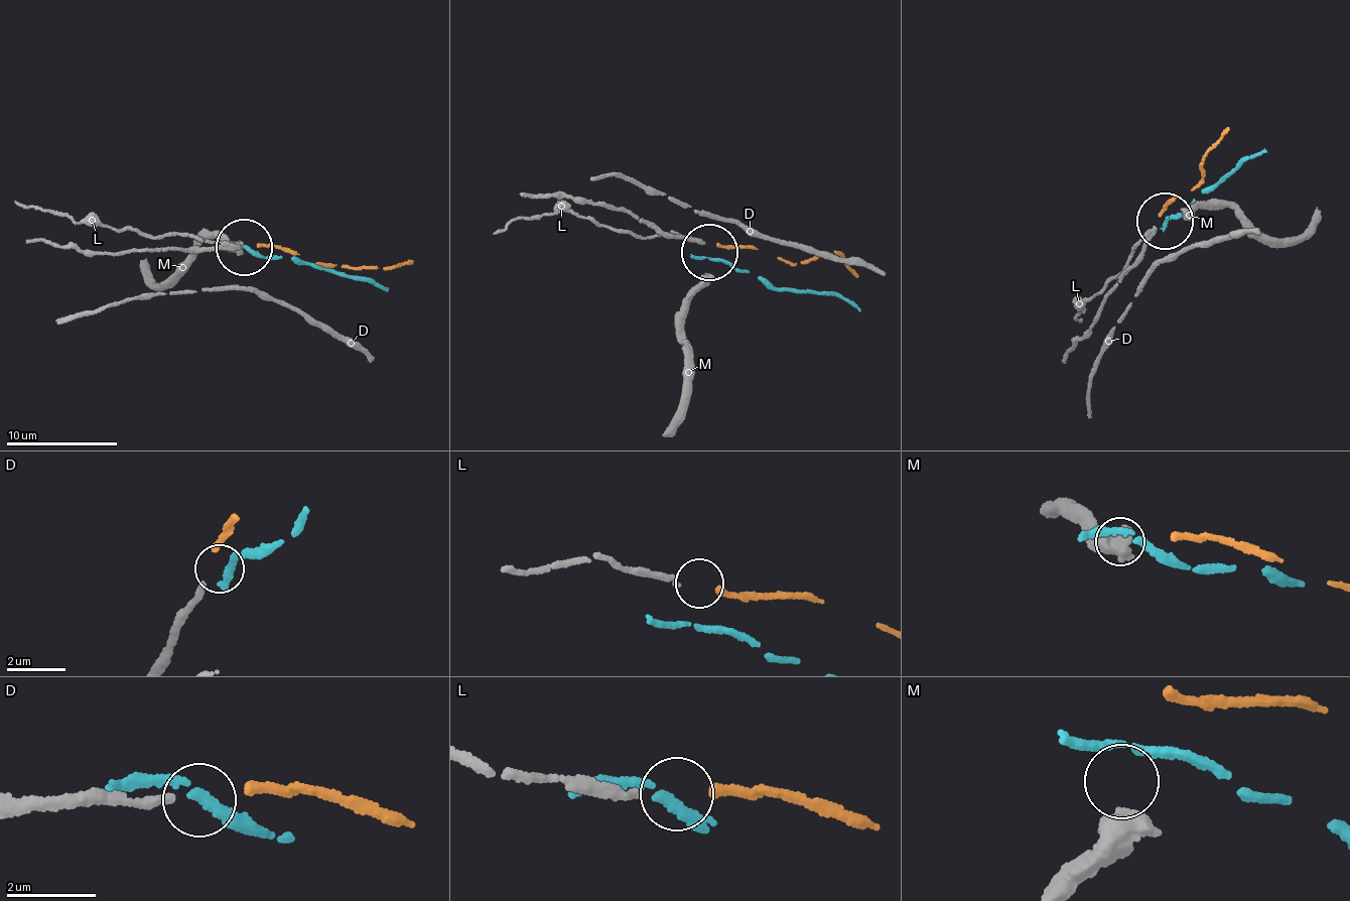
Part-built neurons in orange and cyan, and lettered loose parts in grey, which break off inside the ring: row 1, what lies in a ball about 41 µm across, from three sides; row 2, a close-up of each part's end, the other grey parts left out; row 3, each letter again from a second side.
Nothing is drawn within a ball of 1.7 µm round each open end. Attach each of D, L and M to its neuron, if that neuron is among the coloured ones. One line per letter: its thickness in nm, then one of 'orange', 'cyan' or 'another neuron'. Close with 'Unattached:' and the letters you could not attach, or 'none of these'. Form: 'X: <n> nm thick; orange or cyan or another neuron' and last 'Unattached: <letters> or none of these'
D: 220 nm thick; another neuron
L: 180 nm thick; another neuron
M: 750 nm thick; another neuron
Unattached: D, L, M

